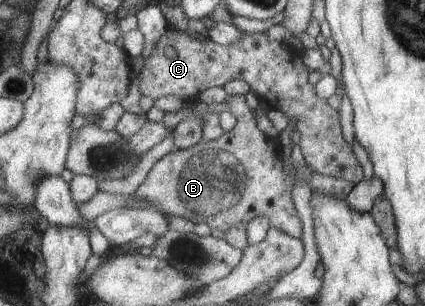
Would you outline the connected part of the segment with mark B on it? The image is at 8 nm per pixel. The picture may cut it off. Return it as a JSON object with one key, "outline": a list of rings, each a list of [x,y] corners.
{"outline":[[[227,96],[225,103],[237,119],[235,127],[216,140],[201,141],[192,148],[168,153],[151,169],[134,198],[150,201],[152,207],[170,218],[189,218],[223,232],[238,223],[267,216],[272,227],[301,238],[304,225],[292,196],[296,178],[293,161],[287,176],[279,143],[259,129],[254,110],[249,109],[245,96]]]}

